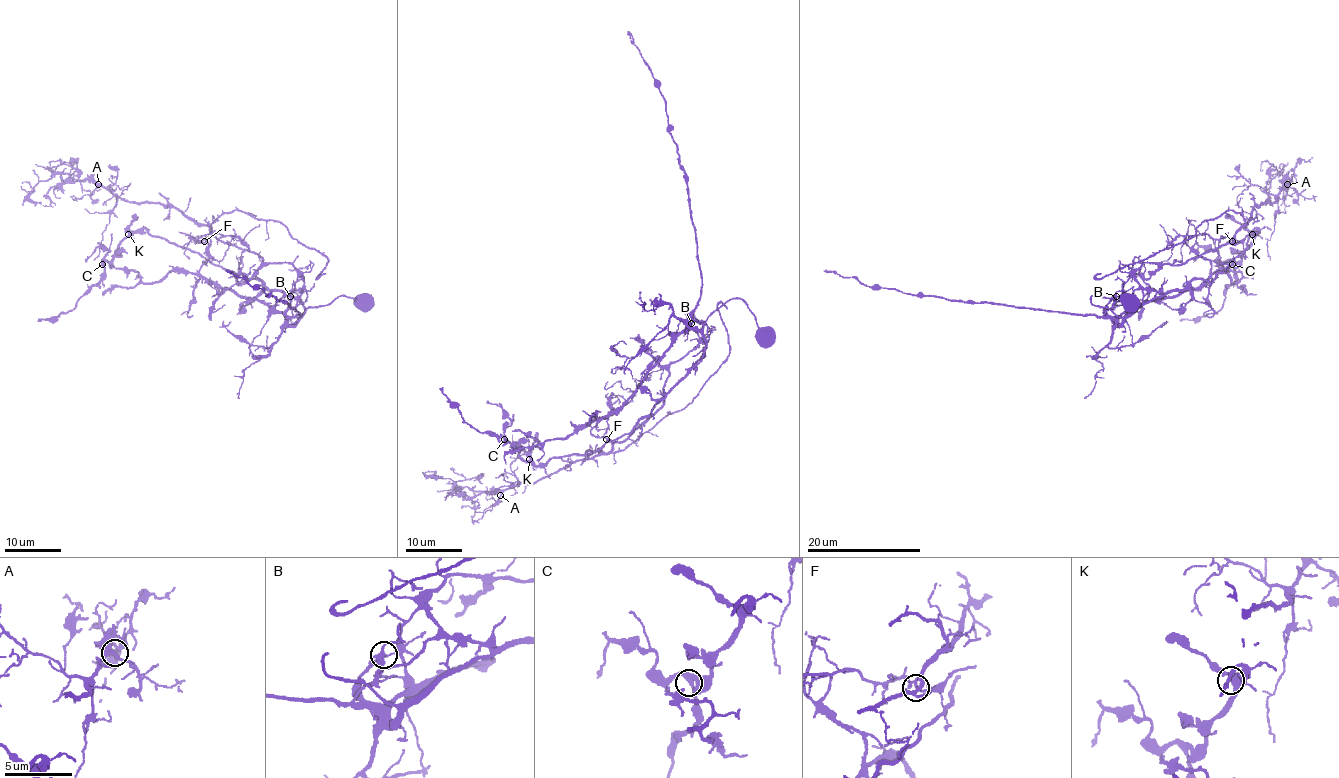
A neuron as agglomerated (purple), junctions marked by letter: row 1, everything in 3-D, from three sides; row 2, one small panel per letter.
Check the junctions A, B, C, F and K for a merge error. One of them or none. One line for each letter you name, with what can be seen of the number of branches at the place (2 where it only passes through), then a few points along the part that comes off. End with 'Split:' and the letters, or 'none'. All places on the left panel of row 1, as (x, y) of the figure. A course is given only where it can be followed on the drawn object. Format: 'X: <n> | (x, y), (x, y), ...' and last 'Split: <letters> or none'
B: 3 | (290, 296), (291, 264), (264, 265), (212, 224), (236, 210), (281, 223), (328, 259), (315, 278), (325, 274)
Split: B

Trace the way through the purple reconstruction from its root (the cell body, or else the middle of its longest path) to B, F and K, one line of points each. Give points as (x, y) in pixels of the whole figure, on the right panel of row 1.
B: (1147, 262), (1115, 296)
F: (1147, 262), (1185, 264), (1206, 251), (1229, 244), (1235, 237), (1232, 241)
K: (1147, 262), (1185, 264), (1229, 244), (1233, 237), (1235, 242), (1243, 240), (1245, 248), (1252, 234)

